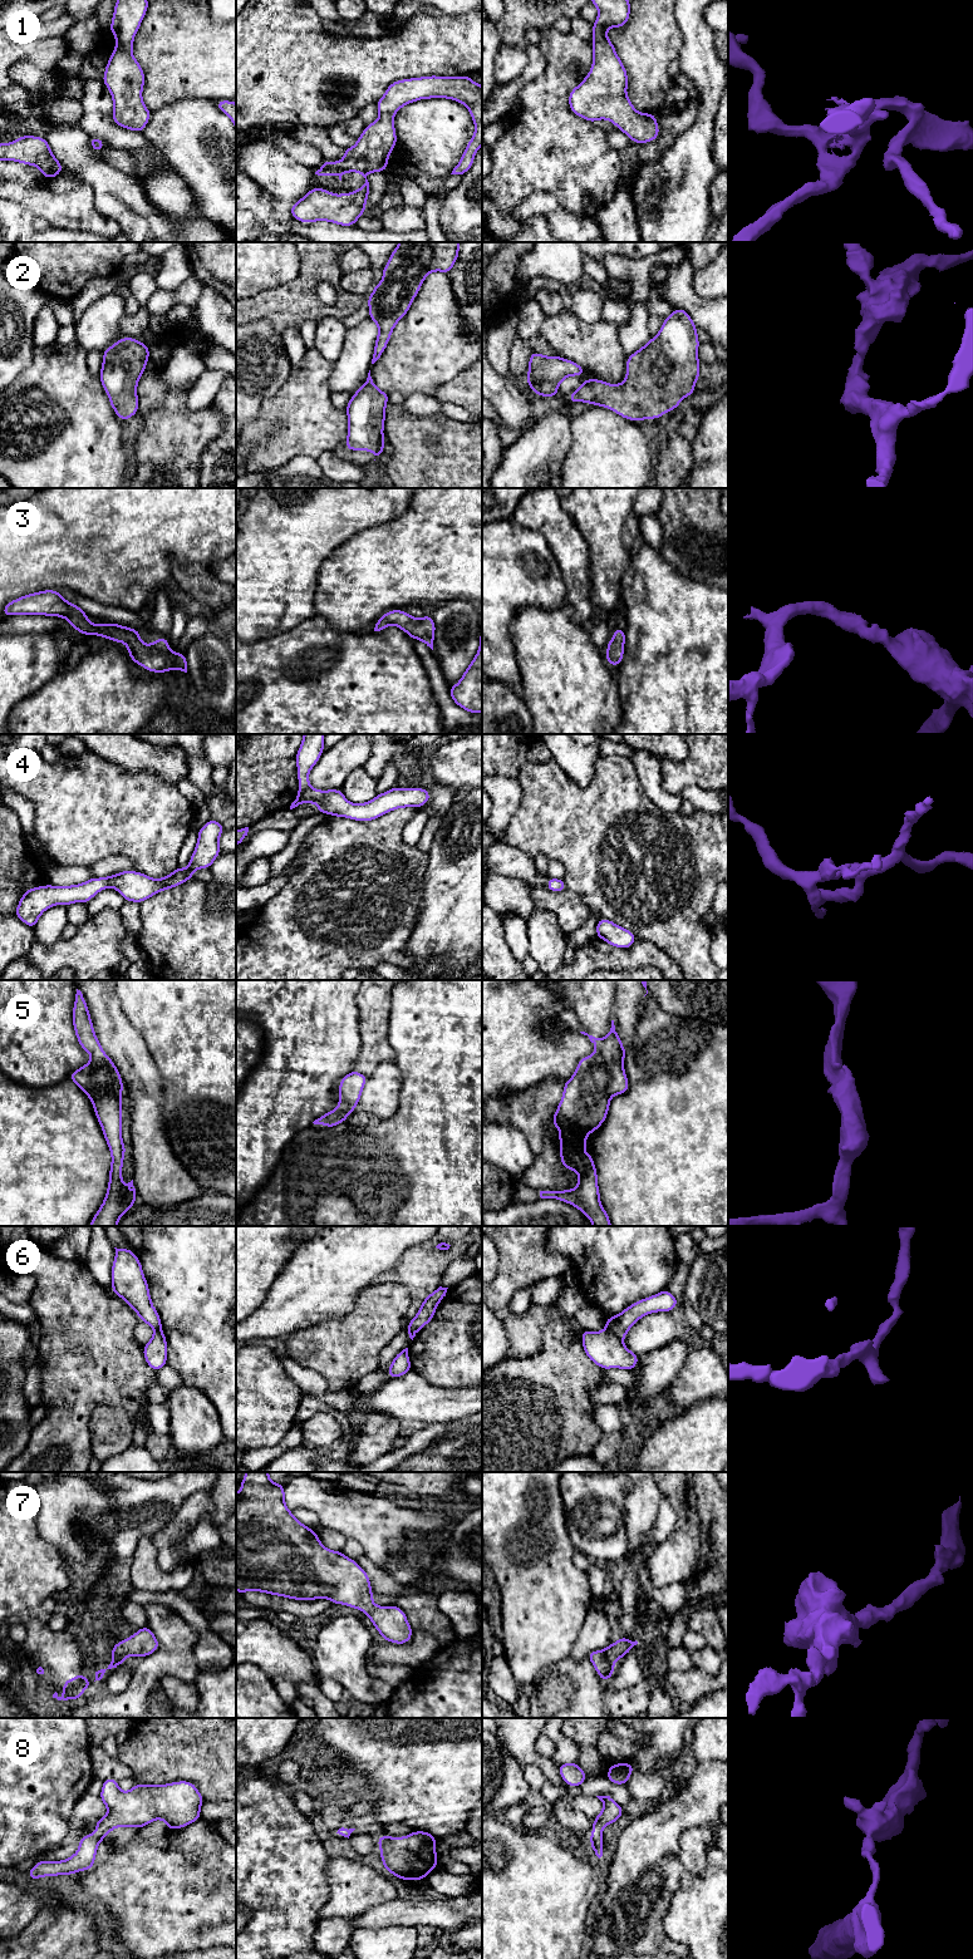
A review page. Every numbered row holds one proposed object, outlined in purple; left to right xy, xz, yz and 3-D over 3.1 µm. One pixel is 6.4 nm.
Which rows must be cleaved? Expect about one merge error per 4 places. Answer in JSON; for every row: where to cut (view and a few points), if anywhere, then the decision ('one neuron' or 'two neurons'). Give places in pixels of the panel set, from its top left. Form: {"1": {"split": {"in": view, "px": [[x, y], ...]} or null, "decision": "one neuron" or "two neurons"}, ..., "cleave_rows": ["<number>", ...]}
{"1": {"split": null, "decision": "one neuron"}, "2": {"split": null, "decision": "one neuron"}, "3": {"split": null, "decision": "one neuron"}, "4": {"split": null, "decision": "one neuron"}, "5": {"split": null, "decision": "one neuron"}, "6": {"split": {"in": "yz", "px": [[607, 1328], [620, 1340]]}, "decision": "two neurons"}, "7": {"split": null, "decision": "one neuron"}, "8": {"split": null, "decision": "one neuron"}, "cleave_rows": ["6"]}

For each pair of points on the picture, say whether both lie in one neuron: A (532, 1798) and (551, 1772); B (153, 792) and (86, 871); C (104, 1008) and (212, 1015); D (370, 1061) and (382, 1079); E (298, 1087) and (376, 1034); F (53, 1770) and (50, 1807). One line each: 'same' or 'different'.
A: different
B: different
C: different
D: different
E: different
F: same

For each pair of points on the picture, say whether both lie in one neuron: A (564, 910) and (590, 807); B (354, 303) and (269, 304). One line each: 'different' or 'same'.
A: different
B: same

